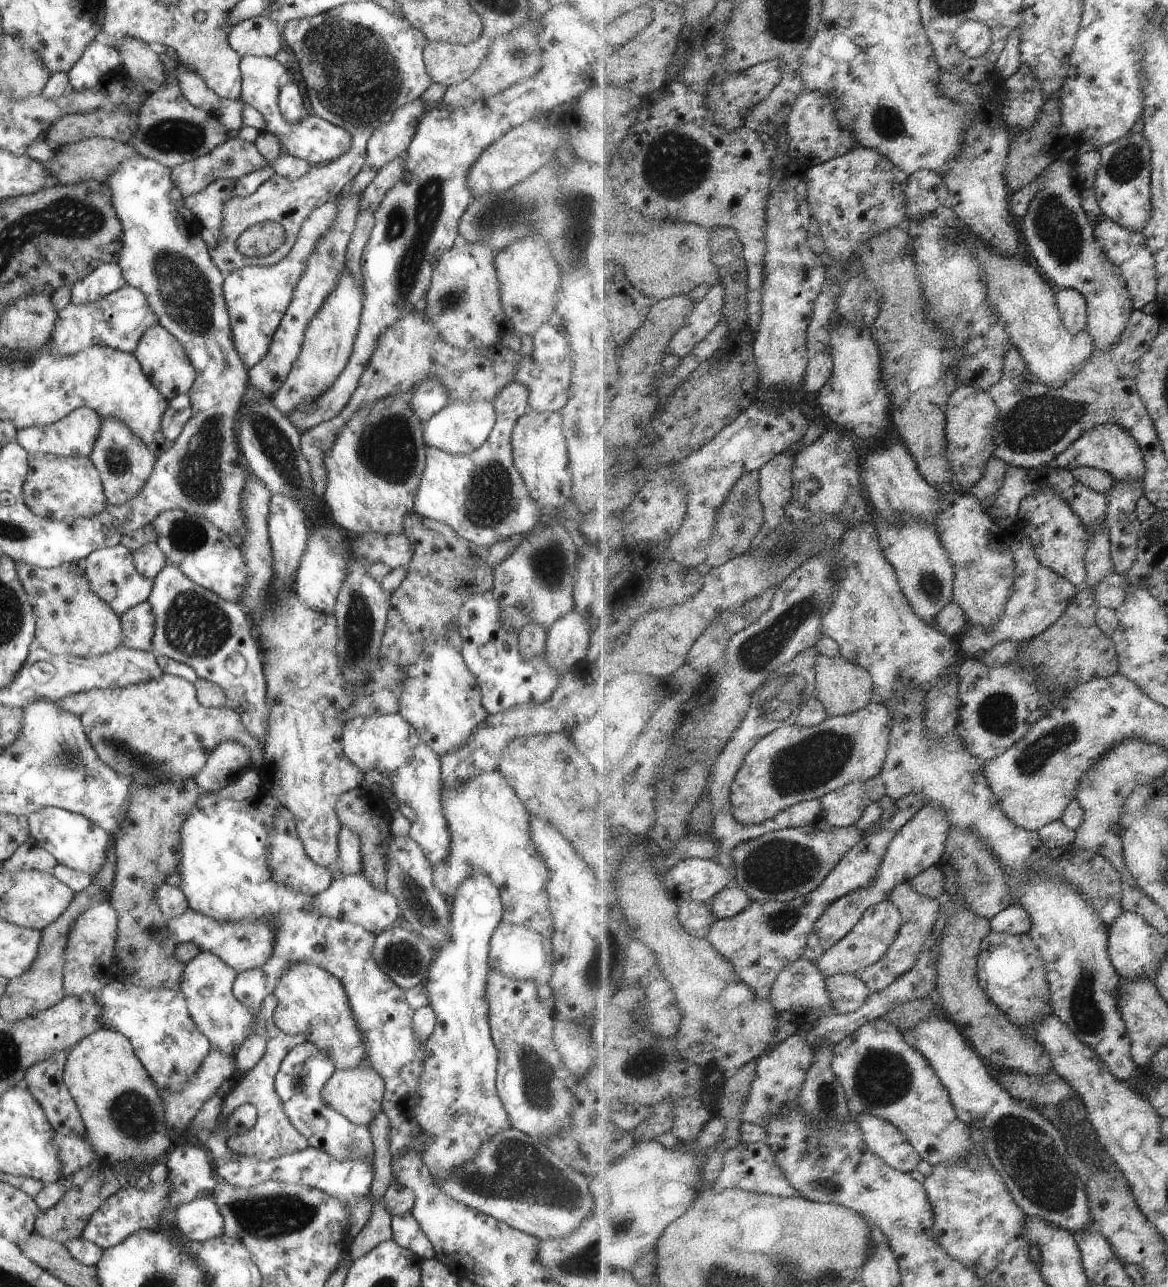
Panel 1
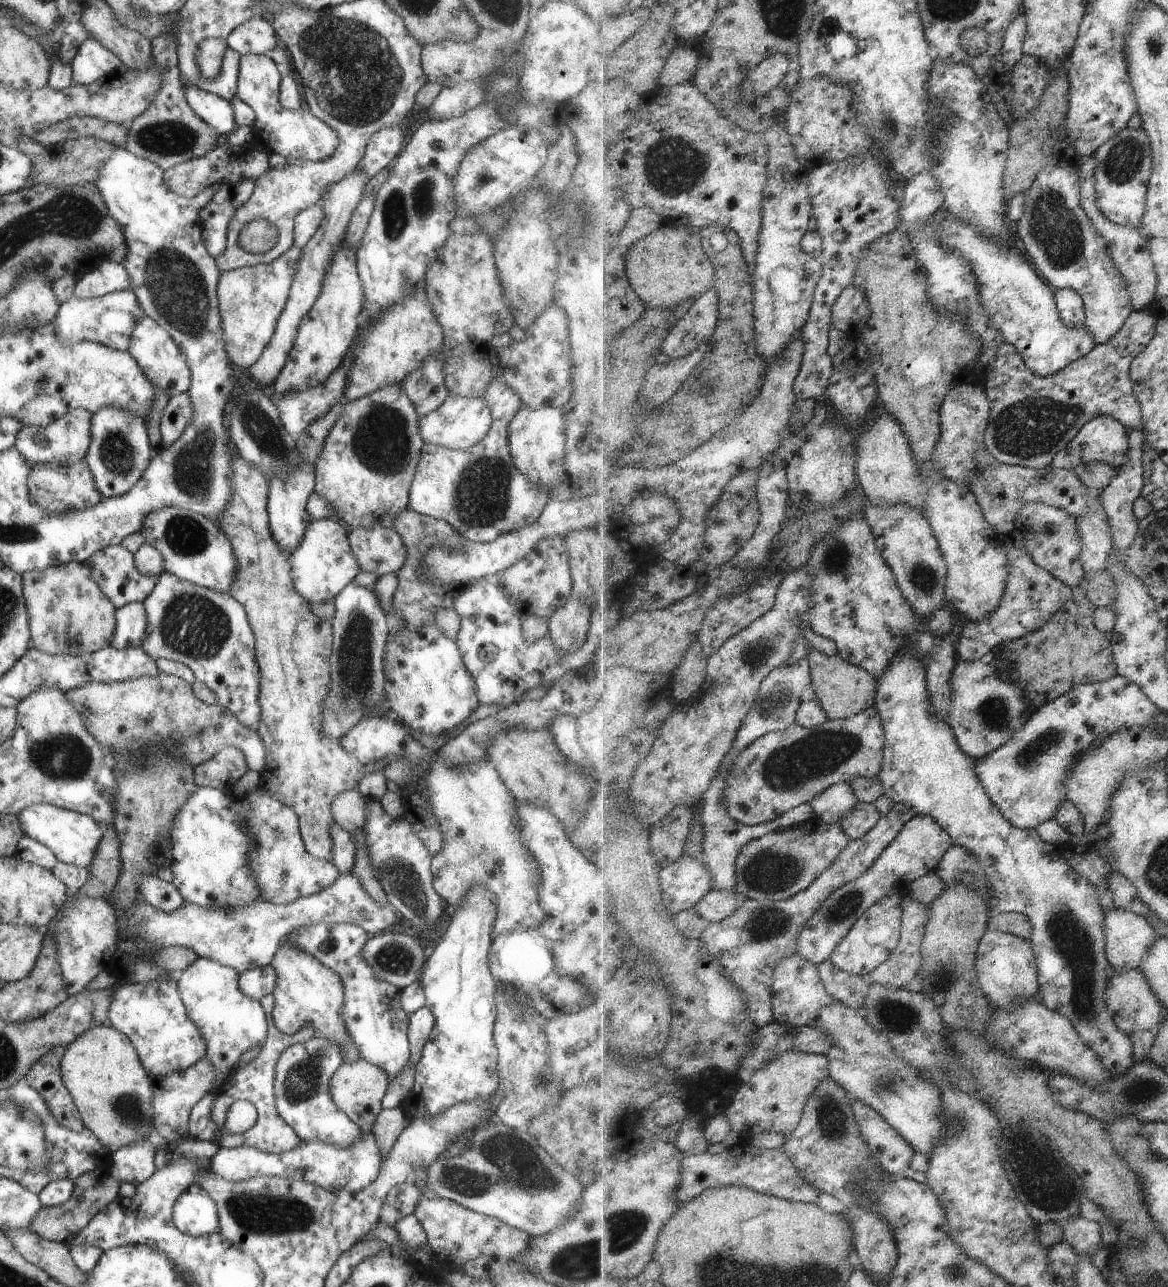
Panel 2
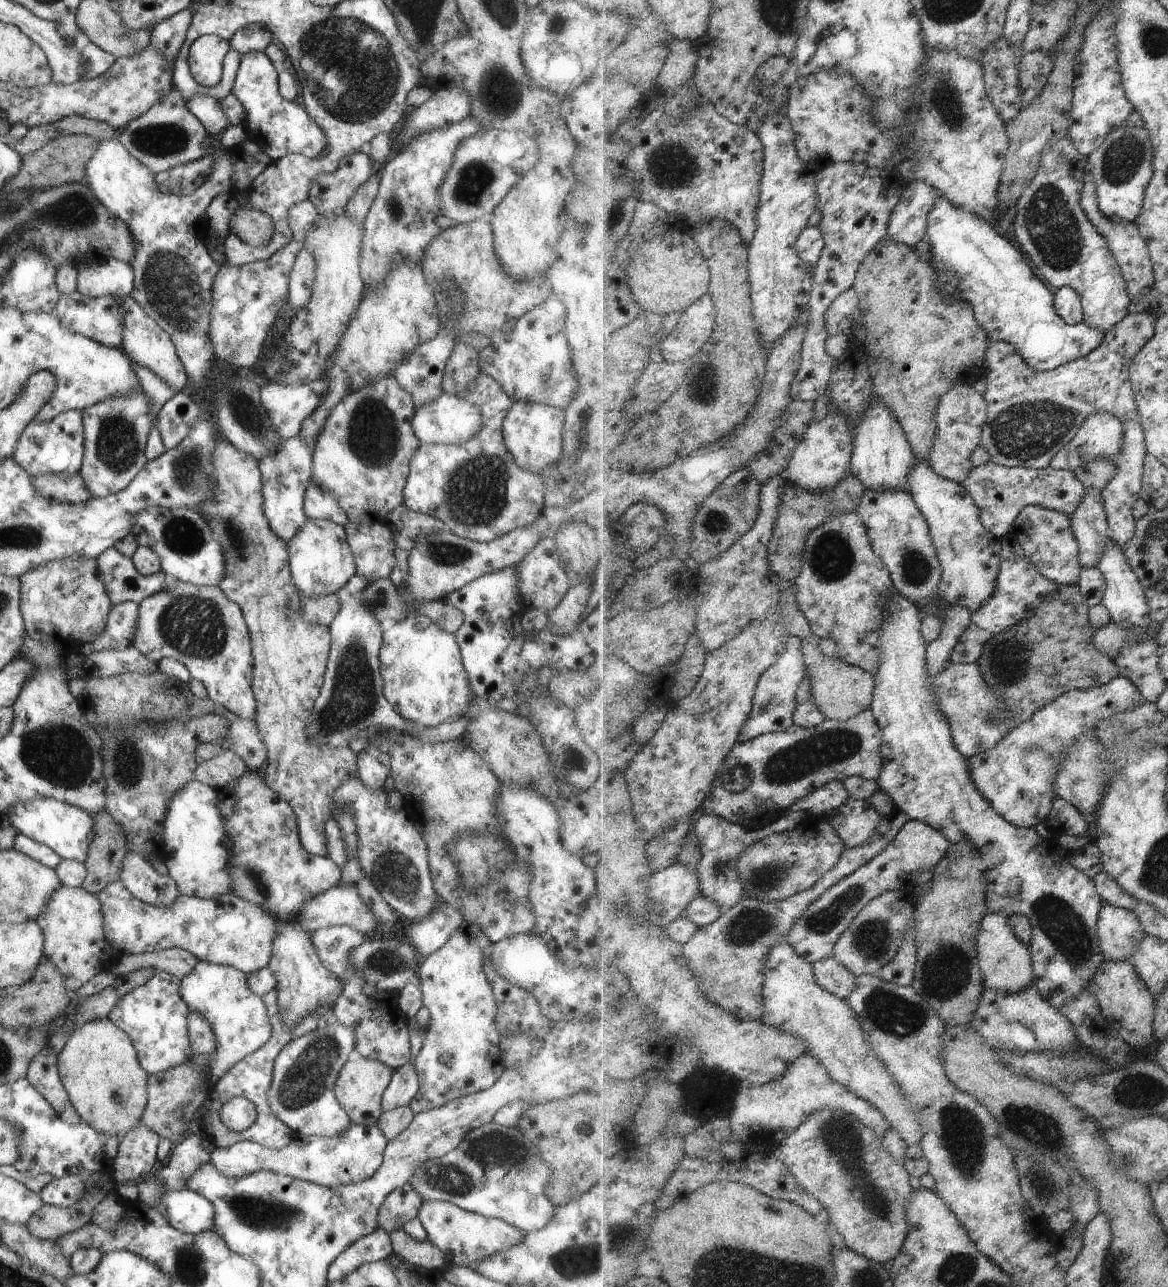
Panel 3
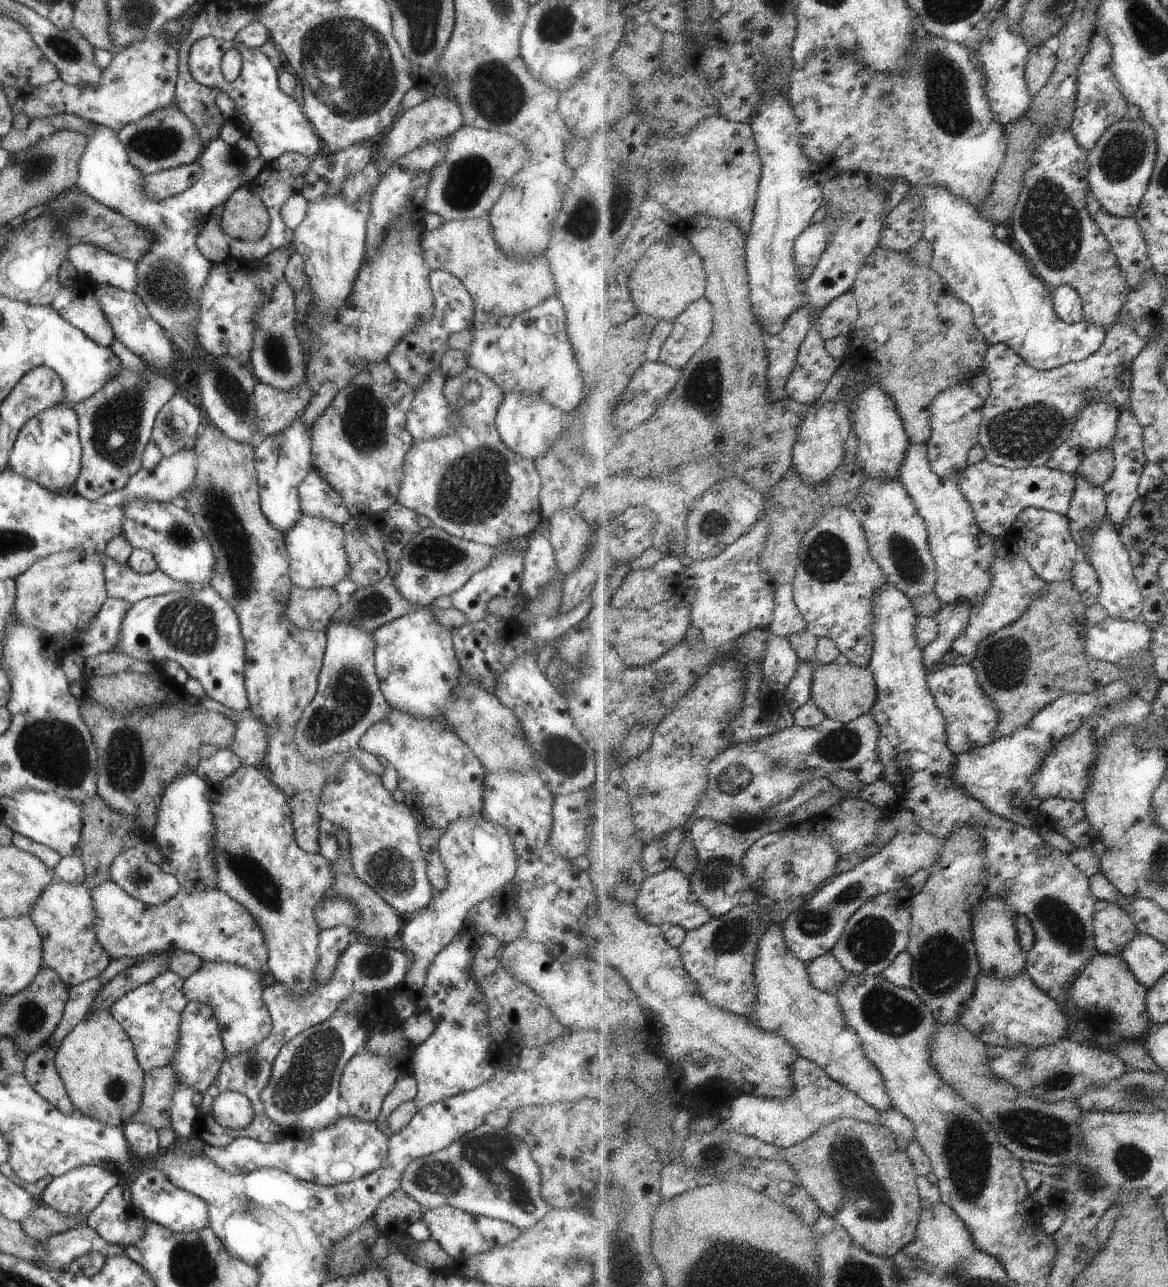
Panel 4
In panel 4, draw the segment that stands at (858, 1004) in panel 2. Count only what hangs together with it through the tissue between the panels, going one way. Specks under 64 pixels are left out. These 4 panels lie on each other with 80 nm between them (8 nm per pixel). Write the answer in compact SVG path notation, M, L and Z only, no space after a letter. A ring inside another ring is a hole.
M832 952L807 965L812 983L818 989L835 996L844 990L845 983L851 975Z

